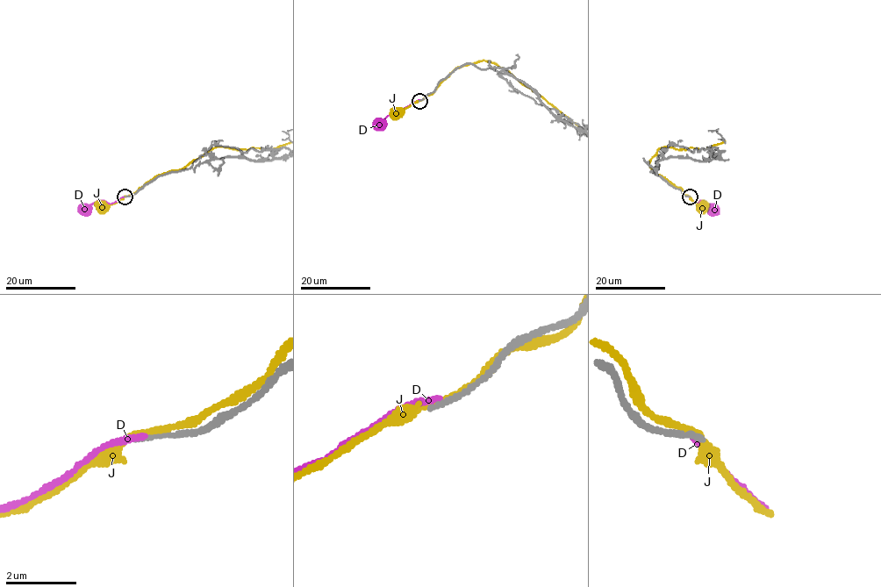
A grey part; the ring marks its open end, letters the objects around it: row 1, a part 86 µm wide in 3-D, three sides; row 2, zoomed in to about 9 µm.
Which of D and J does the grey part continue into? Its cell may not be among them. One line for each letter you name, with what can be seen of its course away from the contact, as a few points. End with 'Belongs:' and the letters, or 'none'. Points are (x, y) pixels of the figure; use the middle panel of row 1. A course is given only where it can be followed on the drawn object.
Belongs: none

